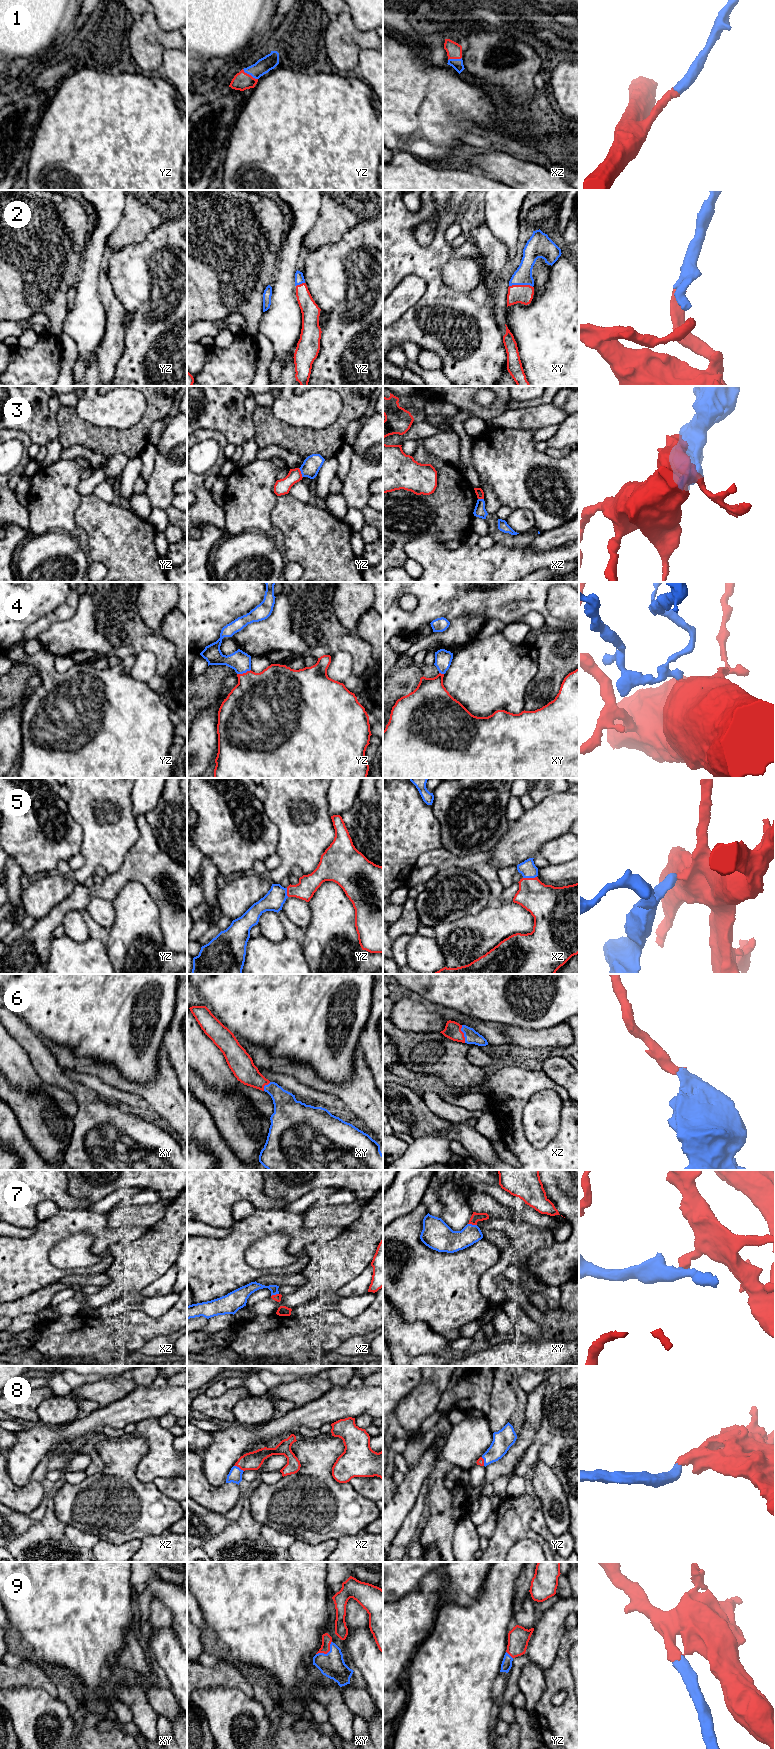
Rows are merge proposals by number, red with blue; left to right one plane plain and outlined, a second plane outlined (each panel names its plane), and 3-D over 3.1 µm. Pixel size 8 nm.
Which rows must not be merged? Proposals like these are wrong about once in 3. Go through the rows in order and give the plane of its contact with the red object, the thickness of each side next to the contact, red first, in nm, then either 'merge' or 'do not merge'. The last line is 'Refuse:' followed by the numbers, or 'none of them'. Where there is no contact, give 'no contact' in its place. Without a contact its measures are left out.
1: contact in yz; calibres 140 and 120 nm; merge
2: contact in xy; calibres 150 and 140 nm; merge
3: contact in yz; calibres 120 and 140 nm; do not merge
4: contact in yz; calibres 440 and 160 nm; merge
5: contact in xz; calibres 300 and 130 nm; merge
6: contact in xz; calibres 130 and 110 nm; merge
7: contact in xy; calibres 70 and 190 nm; merge
8: contact in xz; calibres 140 and 110 nm; merge
9: contact in xy; calibres 80 and 200 nm; merge
Refuse: 3

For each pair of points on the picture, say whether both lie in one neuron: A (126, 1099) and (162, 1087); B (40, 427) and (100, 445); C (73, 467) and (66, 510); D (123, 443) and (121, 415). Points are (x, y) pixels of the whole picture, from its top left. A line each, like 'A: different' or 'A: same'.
A: different
B: different
C: same
D: different

